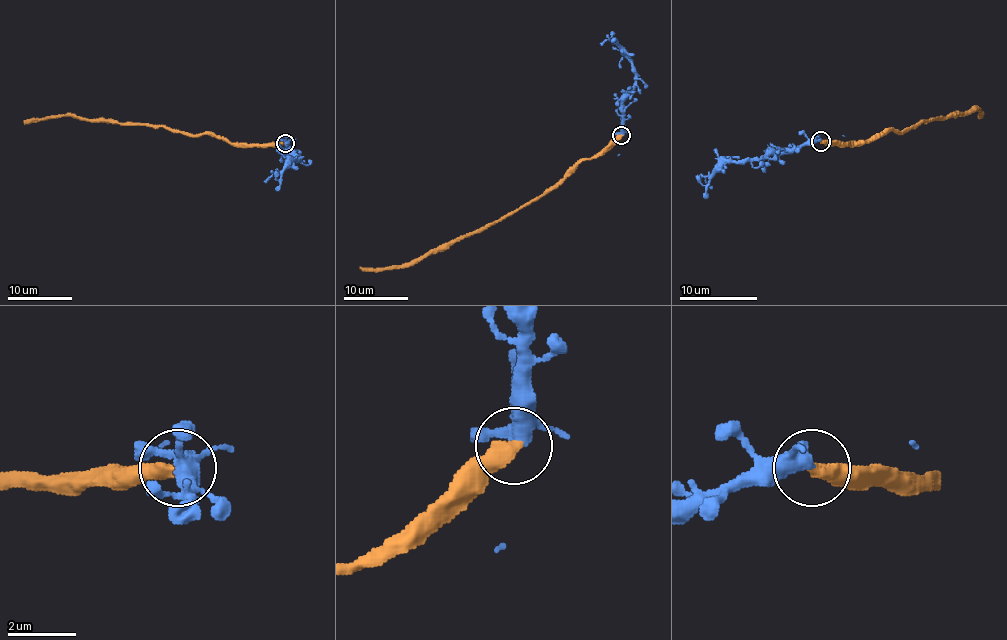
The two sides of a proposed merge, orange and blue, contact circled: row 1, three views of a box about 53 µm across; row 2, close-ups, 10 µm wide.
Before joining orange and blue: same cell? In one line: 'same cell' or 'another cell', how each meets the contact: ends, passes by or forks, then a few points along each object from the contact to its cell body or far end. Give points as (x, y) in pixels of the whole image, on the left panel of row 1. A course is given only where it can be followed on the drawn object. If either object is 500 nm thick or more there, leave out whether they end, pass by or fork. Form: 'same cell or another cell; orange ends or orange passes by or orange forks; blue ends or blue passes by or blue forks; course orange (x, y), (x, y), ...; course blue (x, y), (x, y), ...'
another cell; orange ends; blue forks; course orange (285, 142), (230, 144), (221, 137), (174, 133), (163, 126), (67, 116), (29, 120), (24, 124); course blue (285, 142), (289, 150), (298, 158), (264, 183)

